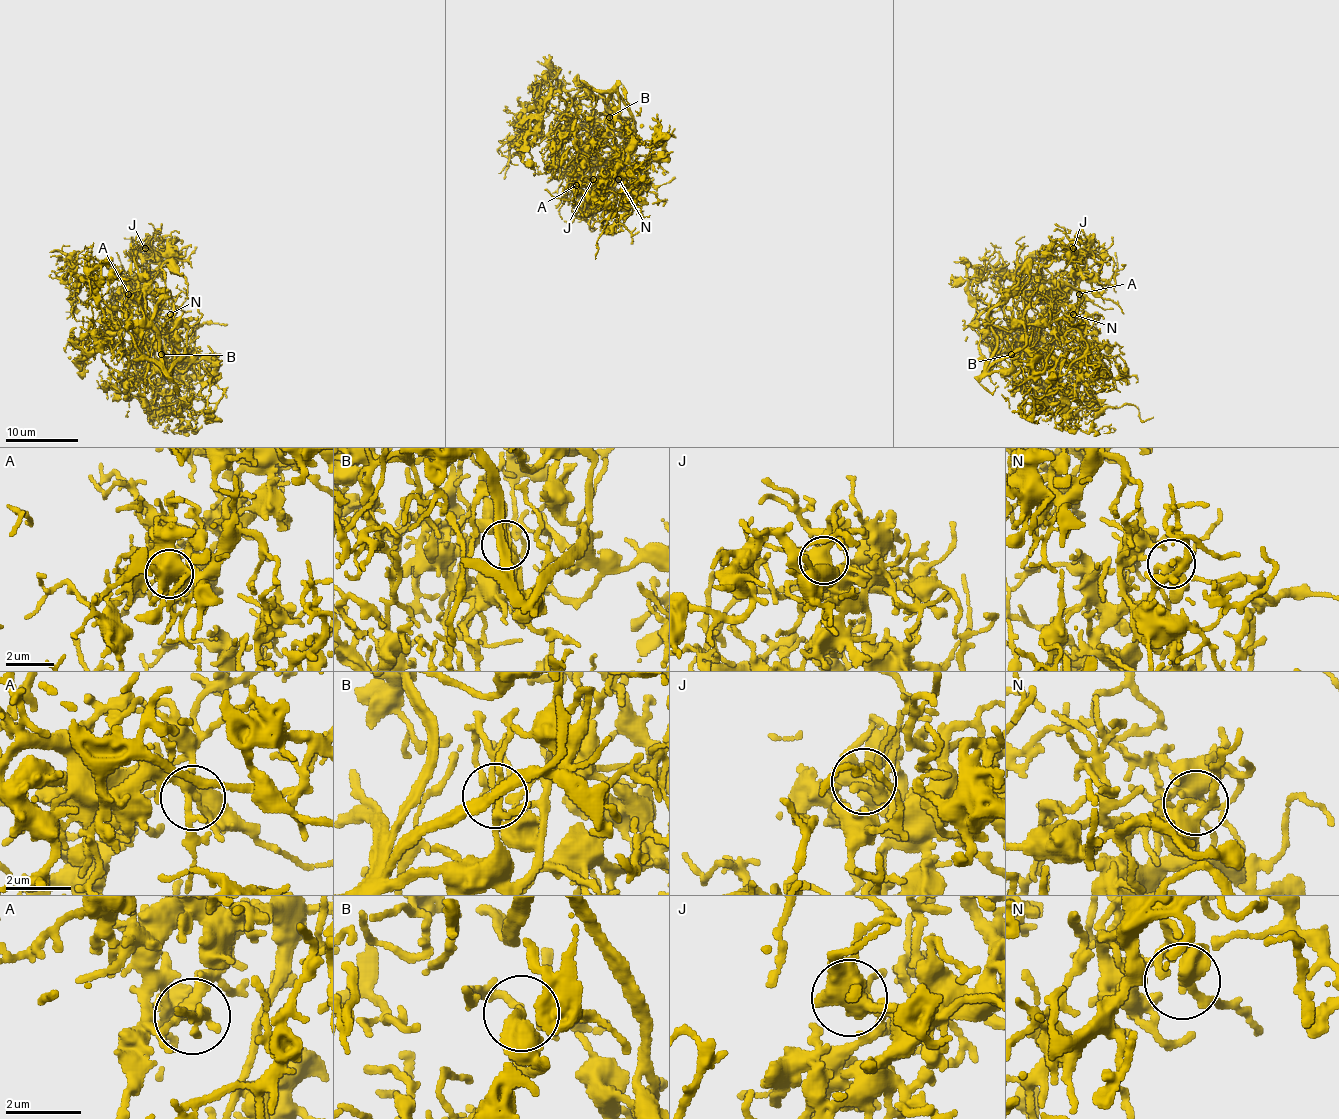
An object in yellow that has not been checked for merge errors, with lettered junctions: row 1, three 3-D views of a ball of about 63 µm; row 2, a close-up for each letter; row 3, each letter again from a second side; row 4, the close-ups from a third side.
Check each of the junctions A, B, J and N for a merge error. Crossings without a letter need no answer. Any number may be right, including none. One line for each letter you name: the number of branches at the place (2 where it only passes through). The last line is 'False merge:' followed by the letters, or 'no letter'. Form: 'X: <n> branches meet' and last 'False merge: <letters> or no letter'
False merge: no letter

